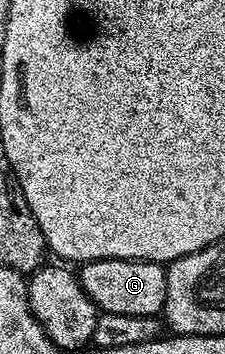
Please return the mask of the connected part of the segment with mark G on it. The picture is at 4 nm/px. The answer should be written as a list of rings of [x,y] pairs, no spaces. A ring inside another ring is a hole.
[[[88,260],[77,275],[99,312],[159,316],[165,306],[166,267],[151,260]]]

